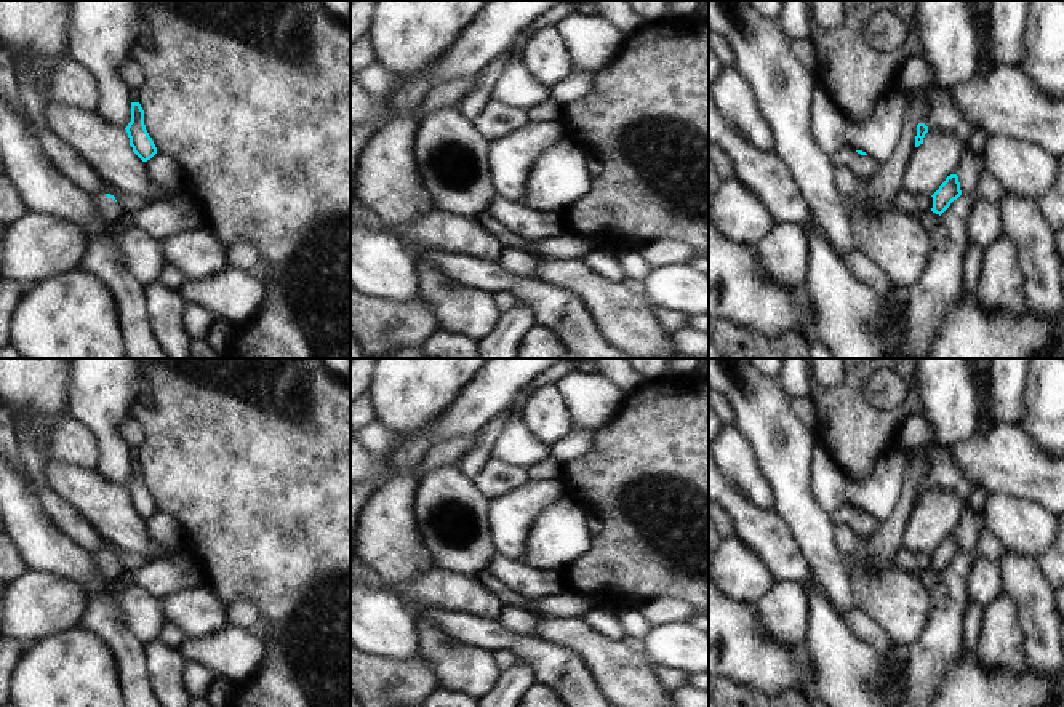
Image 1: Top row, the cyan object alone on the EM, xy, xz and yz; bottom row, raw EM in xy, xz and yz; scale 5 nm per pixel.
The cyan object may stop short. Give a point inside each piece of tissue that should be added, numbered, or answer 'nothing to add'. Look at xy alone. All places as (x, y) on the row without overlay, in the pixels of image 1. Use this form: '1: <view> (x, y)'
1: xy (140, 611)

